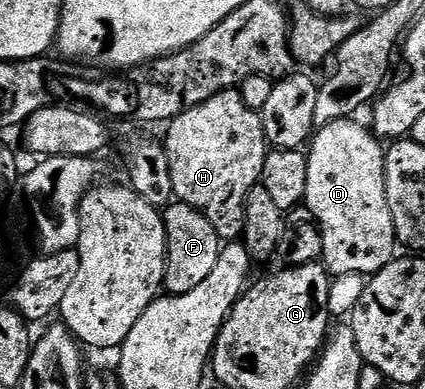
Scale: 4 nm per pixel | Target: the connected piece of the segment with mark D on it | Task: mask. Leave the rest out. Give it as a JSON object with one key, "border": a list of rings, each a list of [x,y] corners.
{"border":[[[348,118],[316,129],[307,148],[307,194],[303,204],[323,234],[323,263],[334,277],[368,278],[395,259],[397,231],[385,193],[382,141]]]}

